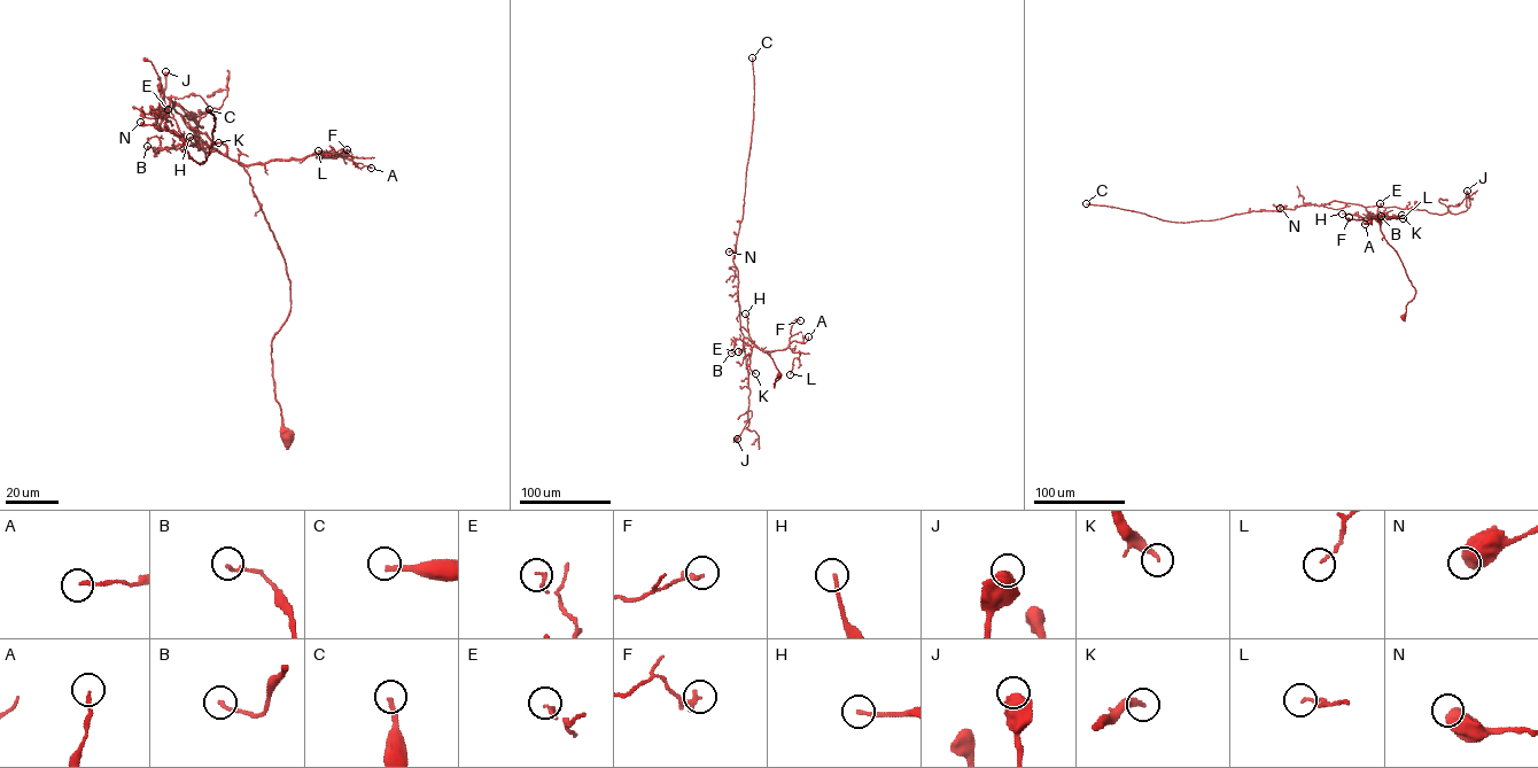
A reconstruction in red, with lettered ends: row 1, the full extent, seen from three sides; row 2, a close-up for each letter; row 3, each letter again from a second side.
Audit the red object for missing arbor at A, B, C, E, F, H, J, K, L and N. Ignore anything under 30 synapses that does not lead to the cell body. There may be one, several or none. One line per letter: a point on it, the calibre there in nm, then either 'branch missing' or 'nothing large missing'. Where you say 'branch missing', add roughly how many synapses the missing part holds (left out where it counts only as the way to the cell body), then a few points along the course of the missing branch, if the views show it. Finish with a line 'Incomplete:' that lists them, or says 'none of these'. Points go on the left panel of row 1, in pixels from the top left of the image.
A: place (371, 168); calibre 160 nm; nothing large missing
B: place (147, 146); calibre 150 nm; nothing large missing
C: place (209, 109); calibre 220 nm; branch missing; 350 synapses
E: place (168, 109); calibre 140 nm; nothing large missing
F: place (347, 149); calibre 240 nm; nothing large missing
H: place (189, 137); calibre 150 nm; nothing large missing
J: place (165, 71); calibre 650 nm; nothing large missing
K: place (218, 142); calibre 280 nm; nothing large missing
L: place (318, 150); calibre 100 nm; nothing large missing
N: place (140, 122); calibre 600 nm; nothing large missing
Incomplete: C

